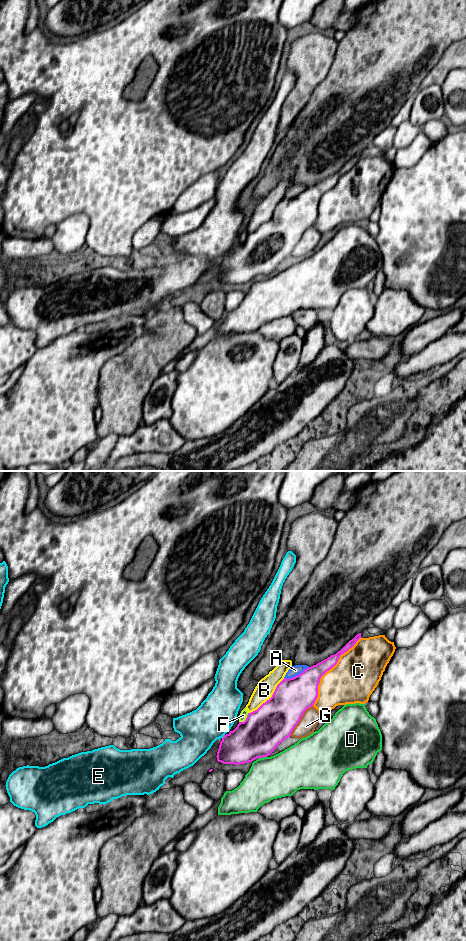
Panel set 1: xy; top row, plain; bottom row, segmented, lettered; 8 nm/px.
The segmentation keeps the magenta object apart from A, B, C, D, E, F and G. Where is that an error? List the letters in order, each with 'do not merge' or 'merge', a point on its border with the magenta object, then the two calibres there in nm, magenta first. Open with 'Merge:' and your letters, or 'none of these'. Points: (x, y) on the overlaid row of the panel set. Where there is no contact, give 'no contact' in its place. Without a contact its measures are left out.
Merge: none of these
A: do not merge | xy (297, 675) | 300/80 nm
B: do not merge | xy (269, 699) | 340/150 nm
C: do not merge | xy (328, 670) | 240/380 nm
D: do not merge | xy (262, 757) | 340/340 nm
E: do not merge | xy (223, 736) | 320/320 nm
F: do not merge | xy (246, 719) | 340/60 nm
G: do not merge | xy (299, 720) | 320/140 nm

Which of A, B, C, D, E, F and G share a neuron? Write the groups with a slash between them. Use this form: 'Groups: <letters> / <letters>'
Groups: A / B / C / D / E / F / G

